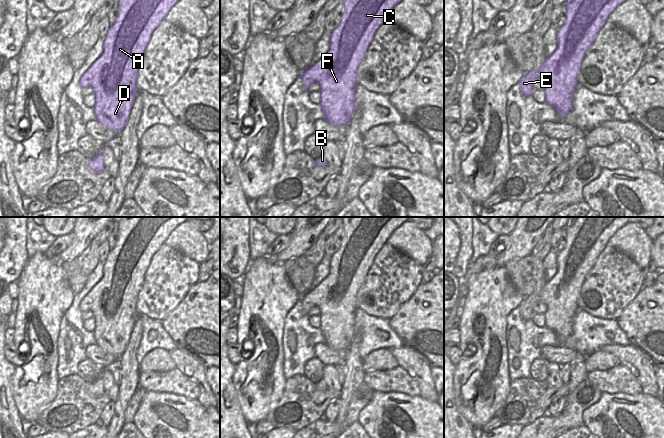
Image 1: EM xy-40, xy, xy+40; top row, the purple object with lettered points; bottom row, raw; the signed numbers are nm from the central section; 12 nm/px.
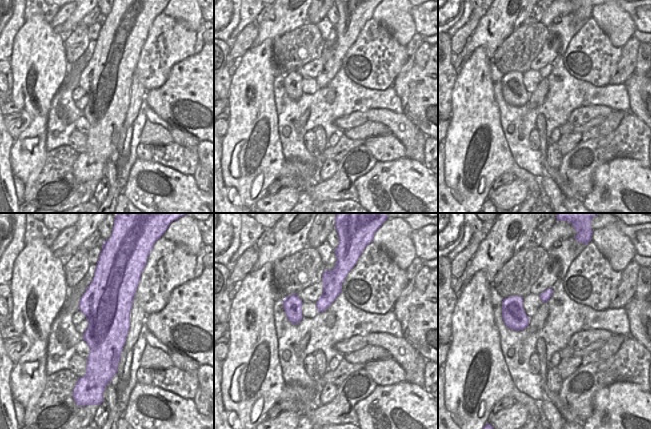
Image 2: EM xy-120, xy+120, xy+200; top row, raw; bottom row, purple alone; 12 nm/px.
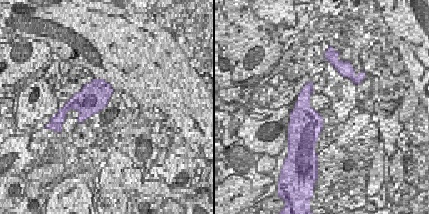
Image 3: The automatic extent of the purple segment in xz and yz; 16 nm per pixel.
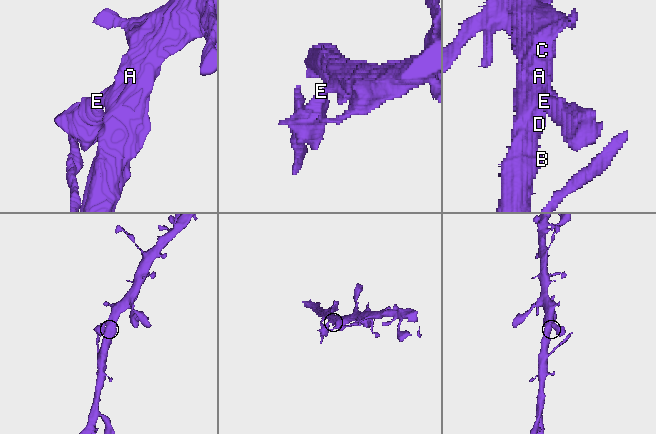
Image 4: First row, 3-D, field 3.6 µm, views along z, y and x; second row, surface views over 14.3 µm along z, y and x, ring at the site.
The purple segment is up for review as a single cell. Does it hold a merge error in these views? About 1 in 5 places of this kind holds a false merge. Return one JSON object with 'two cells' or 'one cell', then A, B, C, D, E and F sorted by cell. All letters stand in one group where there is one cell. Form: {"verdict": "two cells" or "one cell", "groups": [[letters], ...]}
{"verdict": "one cell", "groups": [["A", "B", "C", "D", "E", "F"]]}

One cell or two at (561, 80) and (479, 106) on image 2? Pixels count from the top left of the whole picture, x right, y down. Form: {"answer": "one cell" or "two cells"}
{"answer": "two cells"}

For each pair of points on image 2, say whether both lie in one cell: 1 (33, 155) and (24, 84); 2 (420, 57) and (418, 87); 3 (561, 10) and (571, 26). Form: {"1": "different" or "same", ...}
{"1": "same", "2": "different", "3": "different"}

